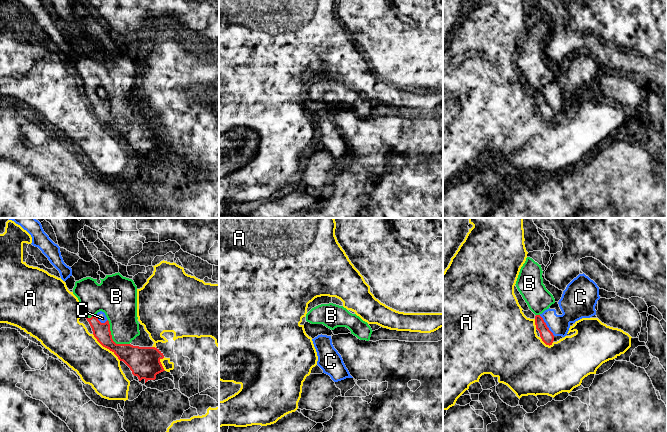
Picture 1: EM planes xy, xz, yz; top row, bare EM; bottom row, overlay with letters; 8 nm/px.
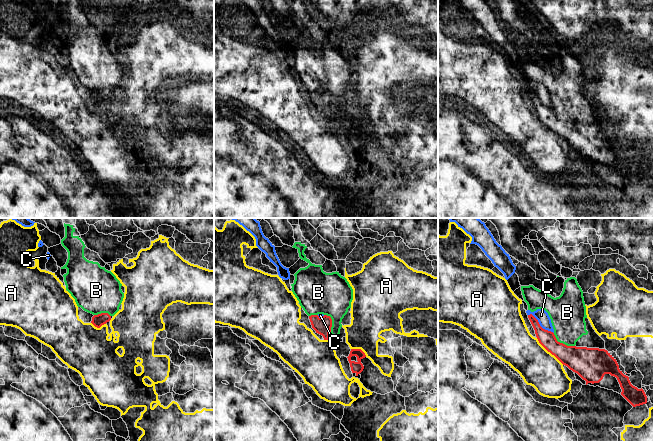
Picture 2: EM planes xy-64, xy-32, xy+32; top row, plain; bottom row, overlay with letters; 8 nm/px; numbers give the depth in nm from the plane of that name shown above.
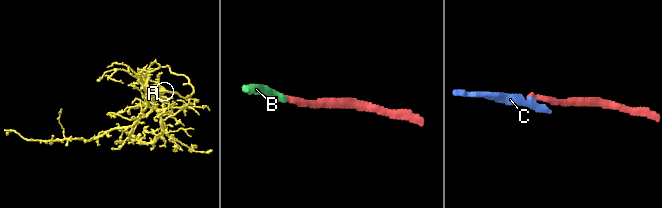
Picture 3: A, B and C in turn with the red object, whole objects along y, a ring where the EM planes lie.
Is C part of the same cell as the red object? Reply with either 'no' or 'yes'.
no

